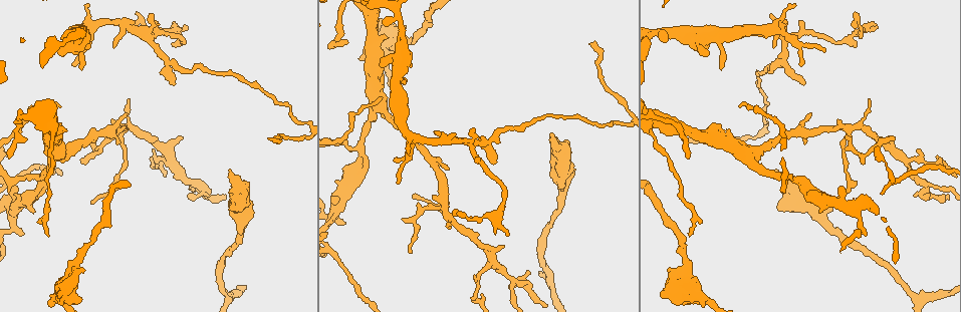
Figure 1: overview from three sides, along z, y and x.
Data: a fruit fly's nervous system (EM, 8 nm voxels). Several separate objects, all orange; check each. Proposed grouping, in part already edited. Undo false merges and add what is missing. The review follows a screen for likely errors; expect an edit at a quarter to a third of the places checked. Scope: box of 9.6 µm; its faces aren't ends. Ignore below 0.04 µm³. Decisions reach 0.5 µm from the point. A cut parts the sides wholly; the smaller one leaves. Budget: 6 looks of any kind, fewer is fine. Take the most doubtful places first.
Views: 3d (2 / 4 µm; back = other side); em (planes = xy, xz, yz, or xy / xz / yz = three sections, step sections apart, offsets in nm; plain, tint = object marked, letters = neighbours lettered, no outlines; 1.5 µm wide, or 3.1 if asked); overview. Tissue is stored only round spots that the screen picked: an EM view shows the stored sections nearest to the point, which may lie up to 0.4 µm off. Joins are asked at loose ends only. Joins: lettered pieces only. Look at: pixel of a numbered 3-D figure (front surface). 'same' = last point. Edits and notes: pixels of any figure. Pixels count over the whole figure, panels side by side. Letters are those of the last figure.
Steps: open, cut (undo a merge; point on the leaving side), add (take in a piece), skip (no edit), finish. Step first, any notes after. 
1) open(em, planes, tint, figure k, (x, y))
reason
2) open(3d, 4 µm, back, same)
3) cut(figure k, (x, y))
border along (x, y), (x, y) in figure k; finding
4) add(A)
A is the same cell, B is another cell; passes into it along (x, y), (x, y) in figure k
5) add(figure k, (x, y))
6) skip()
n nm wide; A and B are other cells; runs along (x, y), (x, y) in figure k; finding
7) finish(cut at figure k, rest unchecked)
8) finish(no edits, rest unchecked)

open(em, yz, step 8, letters, figure 1, (229, 171))
branch stops here

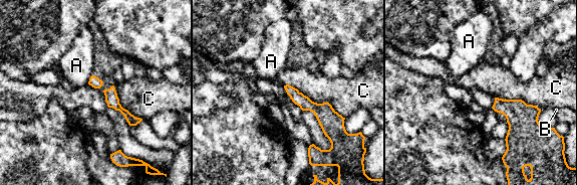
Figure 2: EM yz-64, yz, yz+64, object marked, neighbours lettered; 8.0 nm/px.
open(em, planes, letters, same)

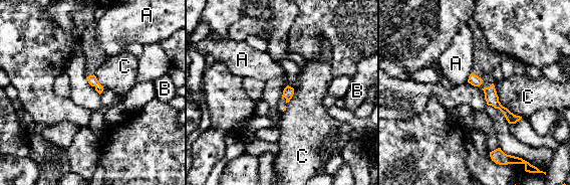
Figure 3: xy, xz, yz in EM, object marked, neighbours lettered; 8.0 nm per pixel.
skip()
A, B and C are other cells; border along (472, 72), (467, 81) in figure 3; no lettered piece goes on from it

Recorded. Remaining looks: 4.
open(3d, 2 µm, figure 1, (667, 271))
an open end

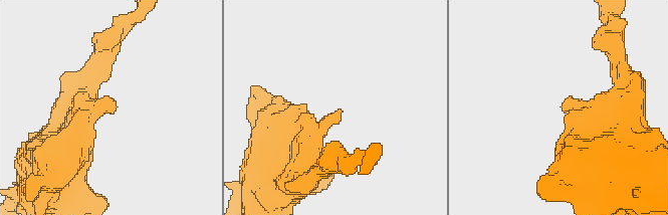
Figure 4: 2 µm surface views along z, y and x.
open(em, planes, letters, figure 4, (116, 111))

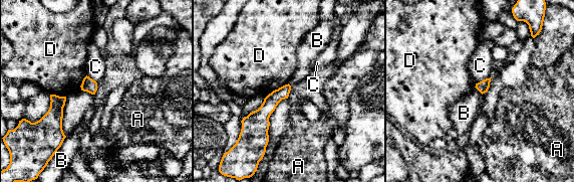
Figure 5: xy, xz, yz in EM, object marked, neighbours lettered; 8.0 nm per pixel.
skip()
A, B, C and D are other cells; border along (66, 137), (57, 149) in figure 5; none of them fits

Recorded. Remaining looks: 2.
open(em, xz, step 8, tint, figure 1, (228, 300))

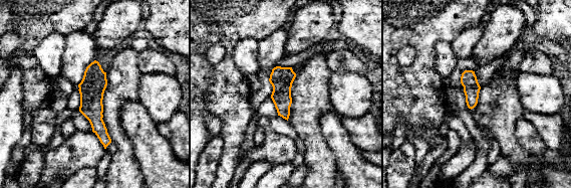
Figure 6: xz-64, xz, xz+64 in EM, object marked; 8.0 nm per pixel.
open(em, planes, letters, same)
another direction

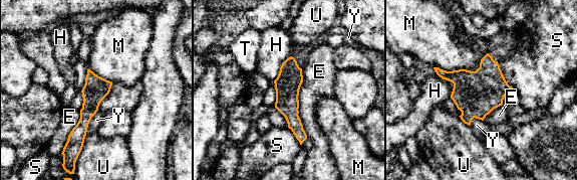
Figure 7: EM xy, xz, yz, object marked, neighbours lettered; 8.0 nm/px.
skip()
190 nm wide; E touches over 550 nm; E, H, M, S, T, U and Y are other cells; all the same neuron

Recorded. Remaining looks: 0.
finish(no edits, rest unchecked)

